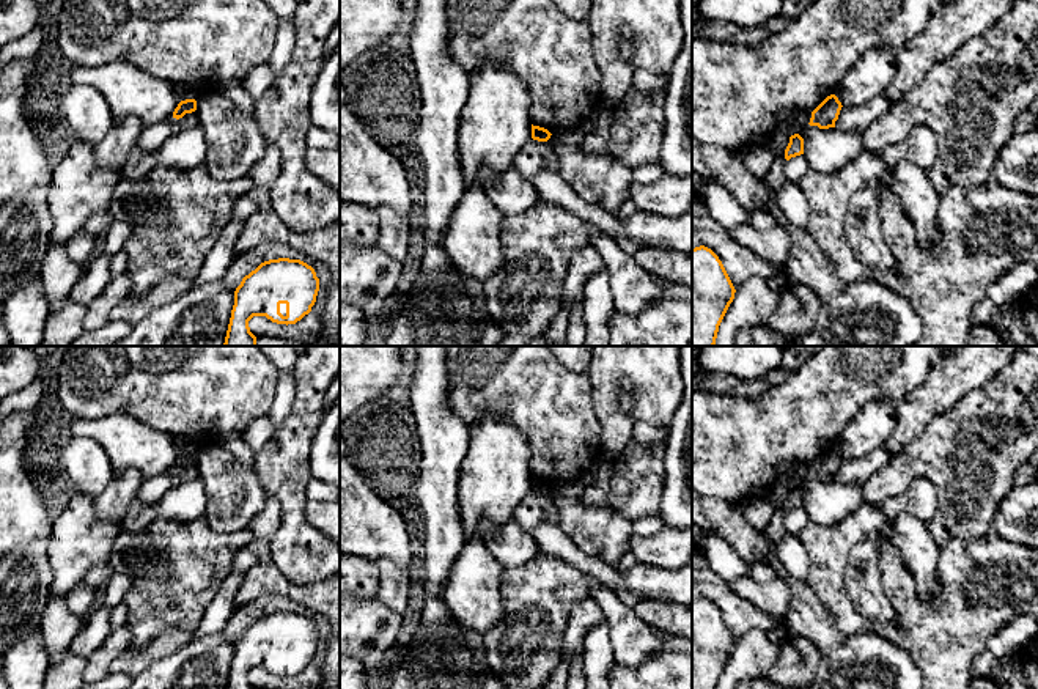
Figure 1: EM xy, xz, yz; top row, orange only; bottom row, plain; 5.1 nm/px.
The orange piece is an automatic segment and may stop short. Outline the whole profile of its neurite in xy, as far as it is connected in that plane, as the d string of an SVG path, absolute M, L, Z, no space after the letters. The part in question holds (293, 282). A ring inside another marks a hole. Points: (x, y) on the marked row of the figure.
M278 258L261 263L234 291L234 305L223 346L256 346L248 321L266 316L277 324L296 324L311 311L319 278L300 260Z

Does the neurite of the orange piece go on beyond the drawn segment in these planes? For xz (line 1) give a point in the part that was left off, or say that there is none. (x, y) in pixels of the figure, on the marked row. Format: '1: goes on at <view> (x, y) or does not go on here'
1: does not go on here

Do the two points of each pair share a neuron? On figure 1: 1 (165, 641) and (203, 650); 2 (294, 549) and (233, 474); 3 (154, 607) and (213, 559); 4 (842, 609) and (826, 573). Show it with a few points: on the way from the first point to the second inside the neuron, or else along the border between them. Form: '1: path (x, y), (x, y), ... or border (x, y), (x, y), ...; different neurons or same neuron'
1: border (195, 633), (178, 650), (153, 663); different neurons
2: border (252, 467), (268, 496); different neurons
3: path (169, 603), (198, 573); same neuron
4: path (837, 600), (828, 582); same neuron

